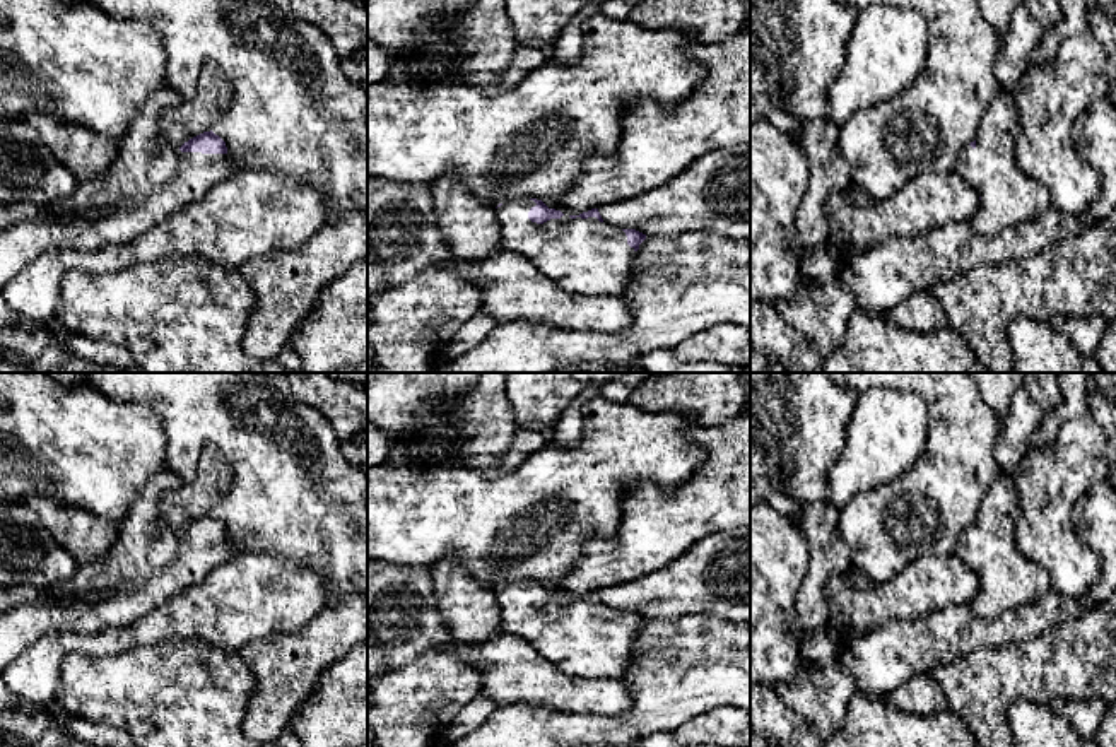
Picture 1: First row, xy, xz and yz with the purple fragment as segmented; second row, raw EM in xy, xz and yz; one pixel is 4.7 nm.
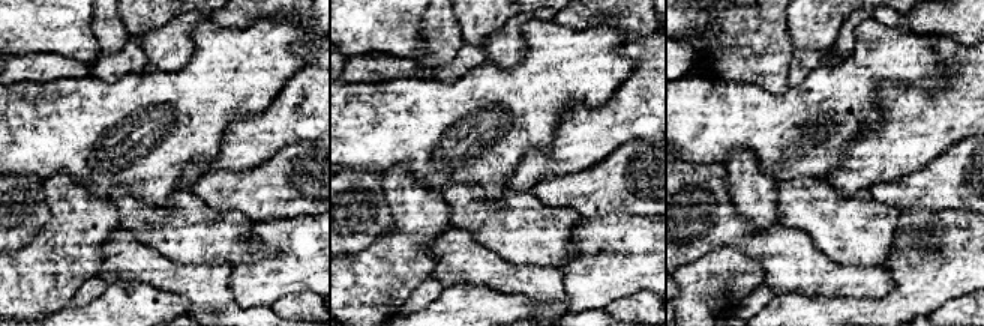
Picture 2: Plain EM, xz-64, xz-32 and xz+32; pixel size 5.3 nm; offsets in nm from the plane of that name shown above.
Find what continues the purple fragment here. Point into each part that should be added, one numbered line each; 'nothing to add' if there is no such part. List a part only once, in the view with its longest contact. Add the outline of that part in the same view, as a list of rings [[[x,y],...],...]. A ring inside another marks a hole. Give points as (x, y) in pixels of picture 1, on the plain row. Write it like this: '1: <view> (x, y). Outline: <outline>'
1: xz (580, 638). Outline: [[[518,581],[496,591],[501,632],[526,639],[543,660],[566,675],[622,679],[629,668],[636,639],[634,631],[627,627],[626,615],[596,600],[571,602],[562,598],[537,607],[528,602],[528,595],[535,588],[530,581]]]

